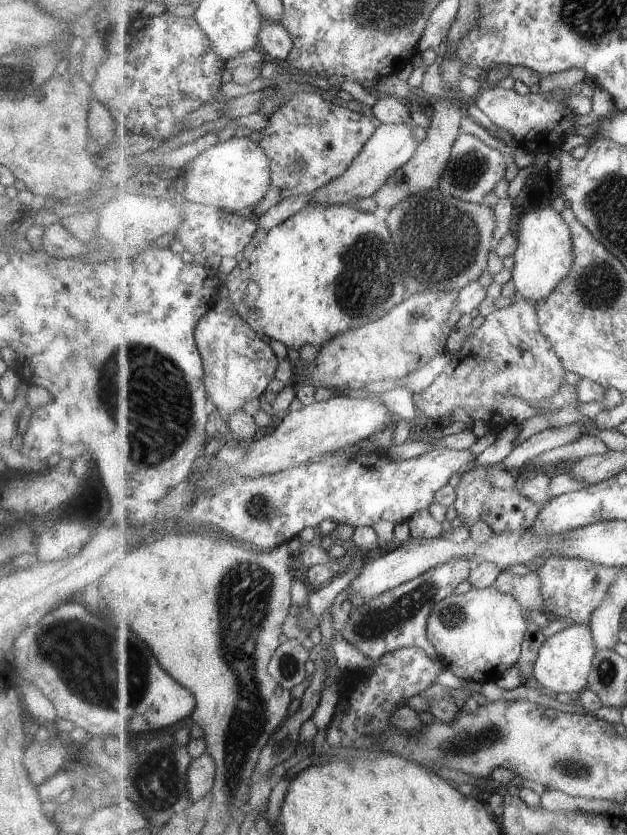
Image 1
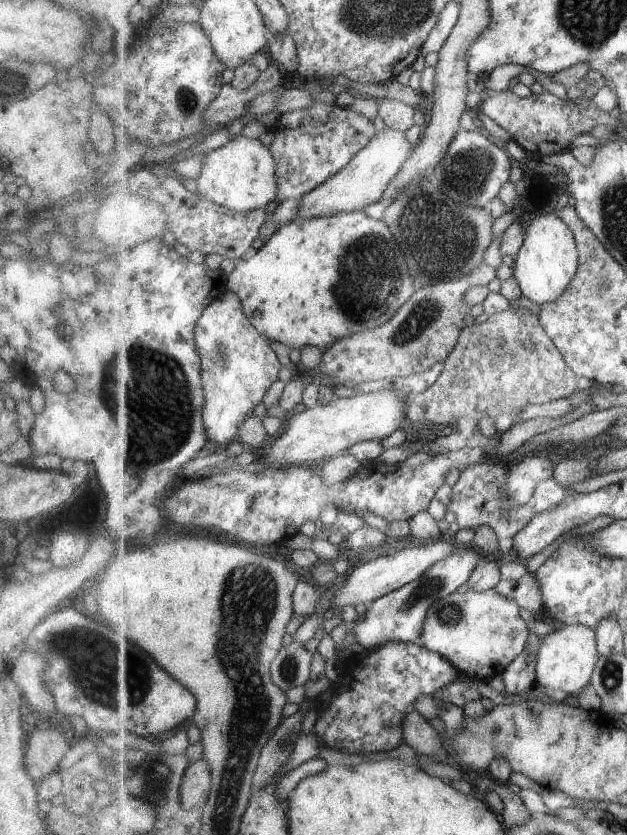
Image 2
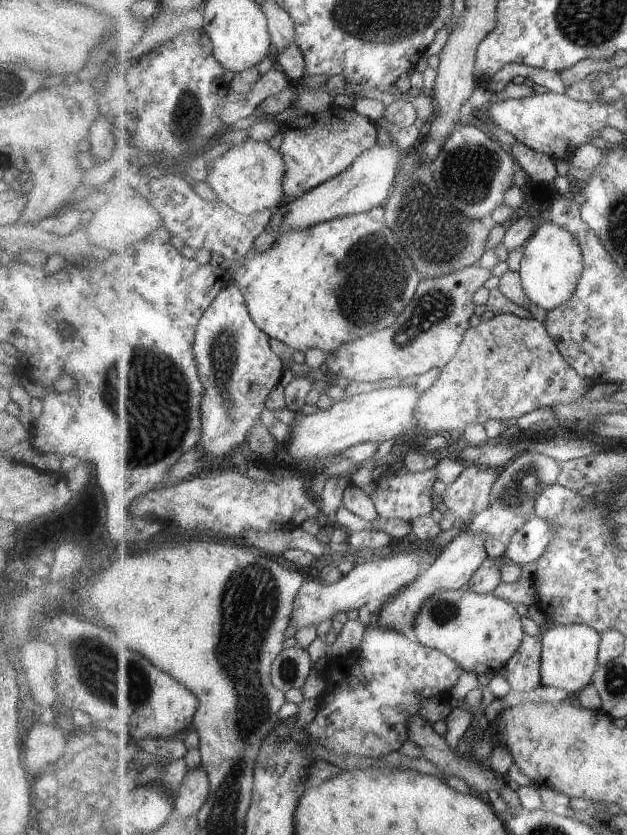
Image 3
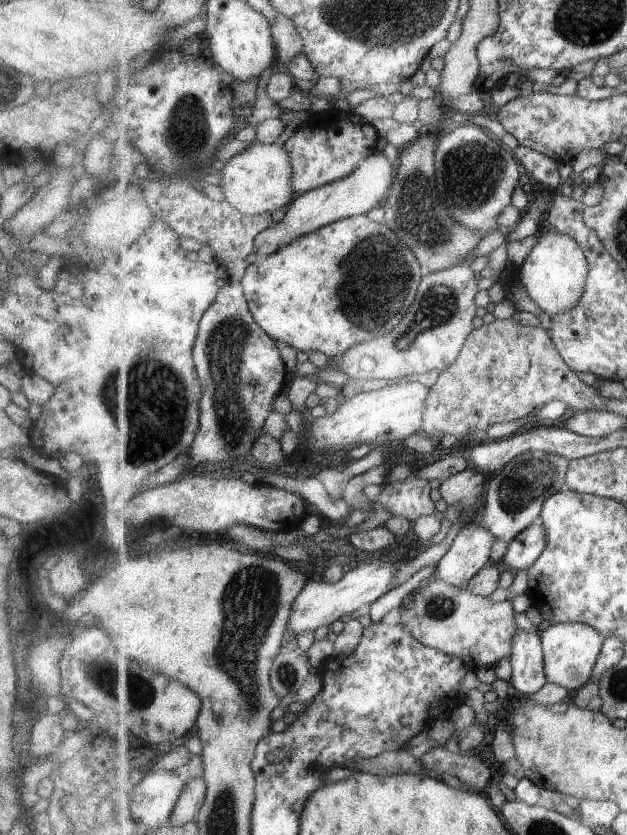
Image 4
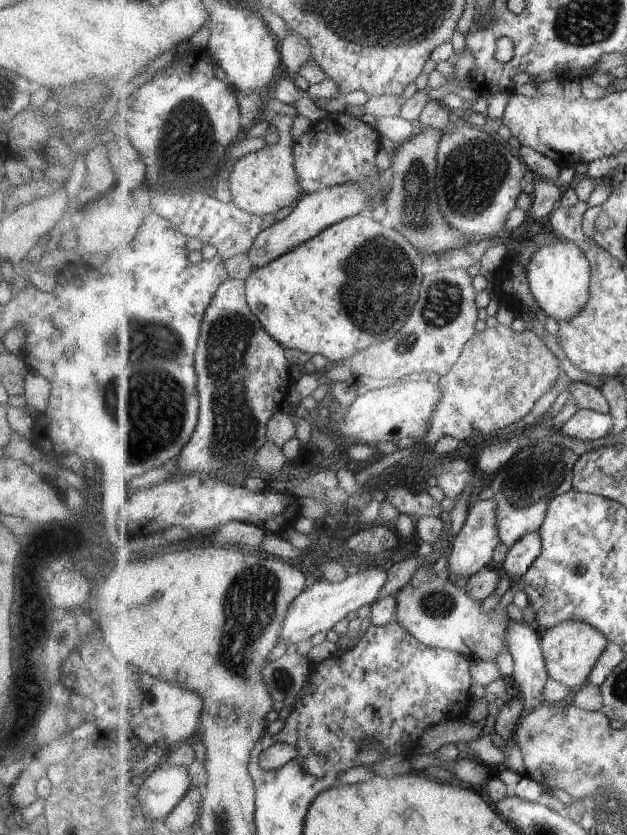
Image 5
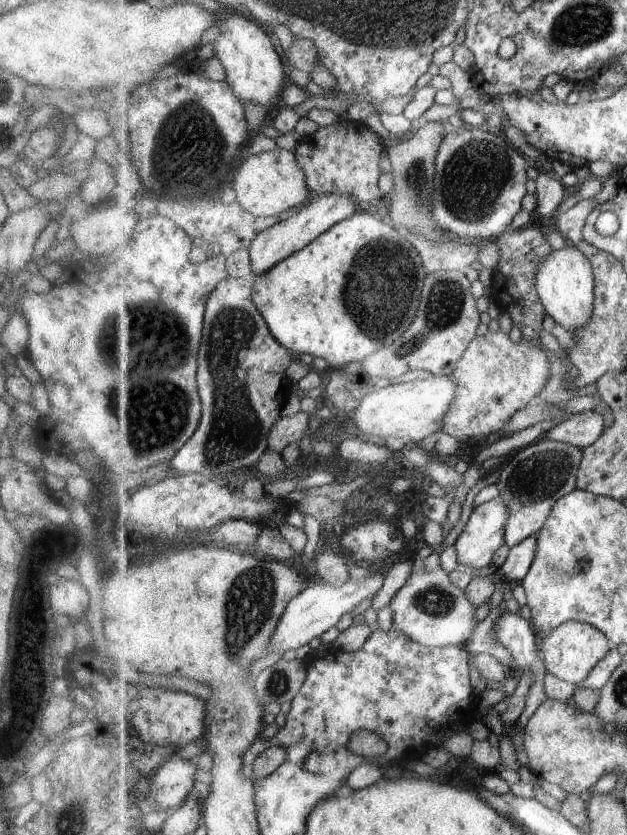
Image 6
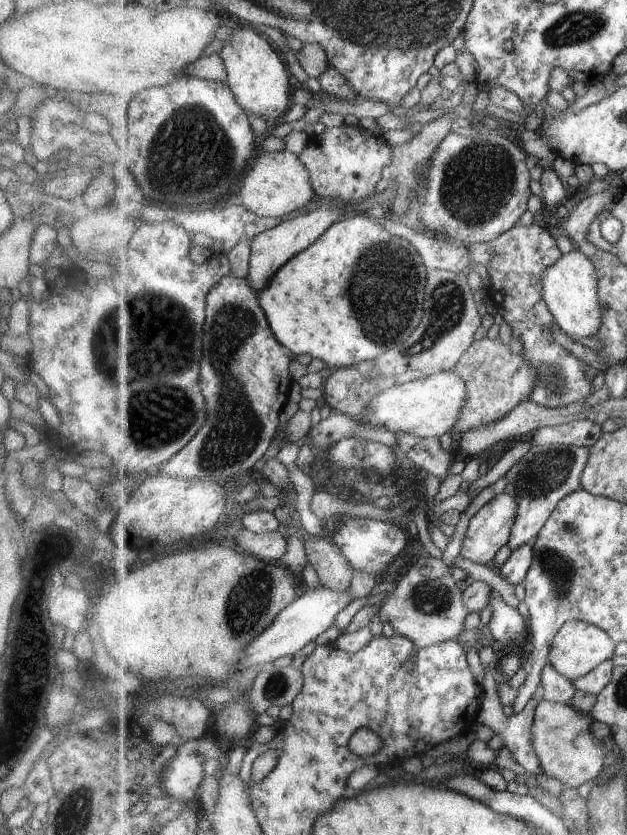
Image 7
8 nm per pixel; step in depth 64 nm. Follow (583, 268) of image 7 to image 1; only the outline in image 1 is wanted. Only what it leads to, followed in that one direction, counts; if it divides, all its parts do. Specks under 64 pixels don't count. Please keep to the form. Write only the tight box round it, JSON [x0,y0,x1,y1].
[511,205,575,304]

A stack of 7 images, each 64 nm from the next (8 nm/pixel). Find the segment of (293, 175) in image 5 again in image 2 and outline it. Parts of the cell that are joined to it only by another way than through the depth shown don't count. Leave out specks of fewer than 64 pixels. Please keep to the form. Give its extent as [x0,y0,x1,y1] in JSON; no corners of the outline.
[196,134,279,213]

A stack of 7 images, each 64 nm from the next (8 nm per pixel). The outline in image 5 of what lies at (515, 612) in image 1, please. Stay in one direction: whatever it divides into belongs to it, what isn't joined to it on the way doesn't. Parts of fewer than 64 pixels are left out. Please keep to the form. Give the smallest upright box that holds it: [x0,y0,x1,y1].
[397,561,511,660]

